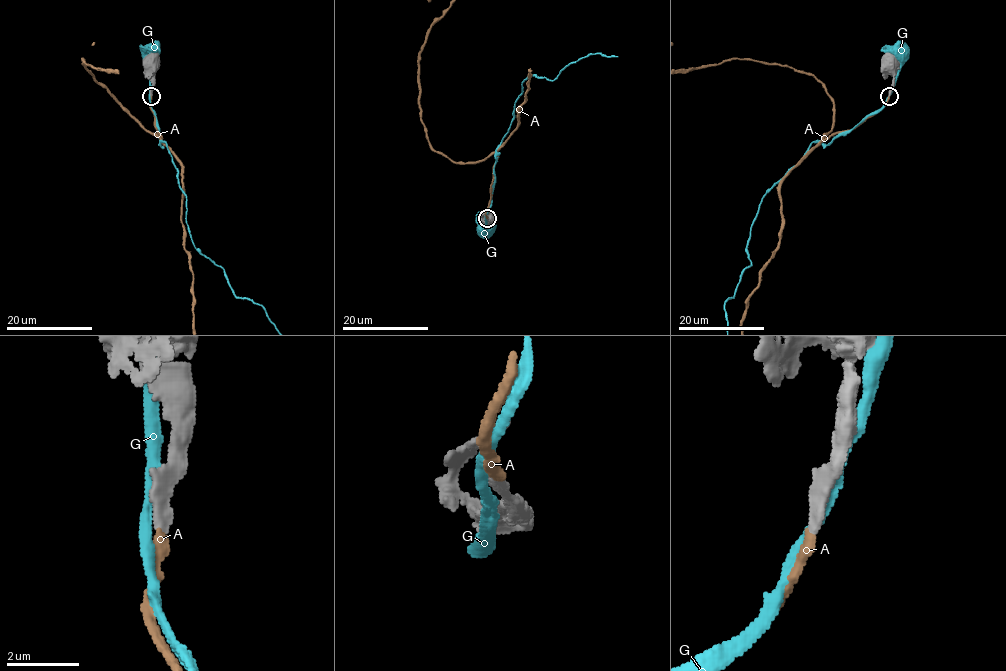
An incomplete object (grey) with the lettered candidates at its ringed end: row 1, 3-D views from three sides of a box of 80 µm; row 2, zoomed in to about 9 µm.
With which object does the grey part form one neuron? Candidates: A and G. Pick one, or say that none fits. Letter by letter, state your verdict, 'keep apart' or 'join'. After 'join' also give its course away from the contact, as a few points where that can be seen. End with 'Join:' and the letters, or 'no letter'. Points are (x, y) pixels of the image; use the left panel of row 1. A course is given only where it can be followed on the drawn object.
A: join
G: keep apart
Join: A

